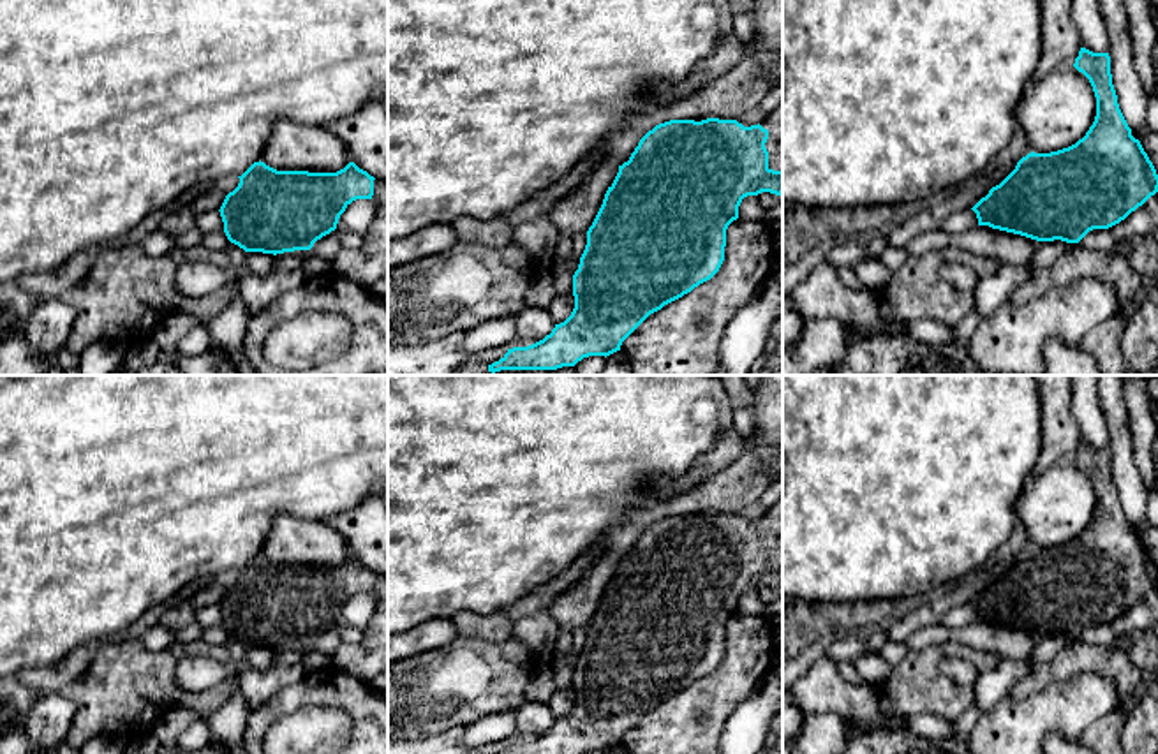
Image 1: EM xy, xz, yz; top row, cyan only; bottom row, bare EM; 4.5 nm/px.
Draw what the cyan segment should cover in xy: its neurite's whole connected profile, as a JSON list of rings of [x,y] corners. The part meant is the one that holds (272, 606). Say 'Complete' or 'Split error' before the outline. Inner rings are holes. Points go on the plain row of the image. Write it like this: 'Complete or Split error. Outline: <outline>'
Split error. Outline: [[[254,557],[220,601],[227,634],[245,647],[284,648],[310,645],[317,634],[337,624],[340,610],[356,594],[388,599],[388,574],[370,571],[354,557],[337,567],[277,566]]]

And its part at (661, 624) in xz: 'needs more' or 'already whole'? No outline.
needs more

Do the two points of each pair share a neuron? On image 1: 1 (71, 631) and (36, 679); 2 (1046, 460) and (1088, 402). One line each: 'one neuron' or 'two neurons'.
1: two neurons
2: two neurons

